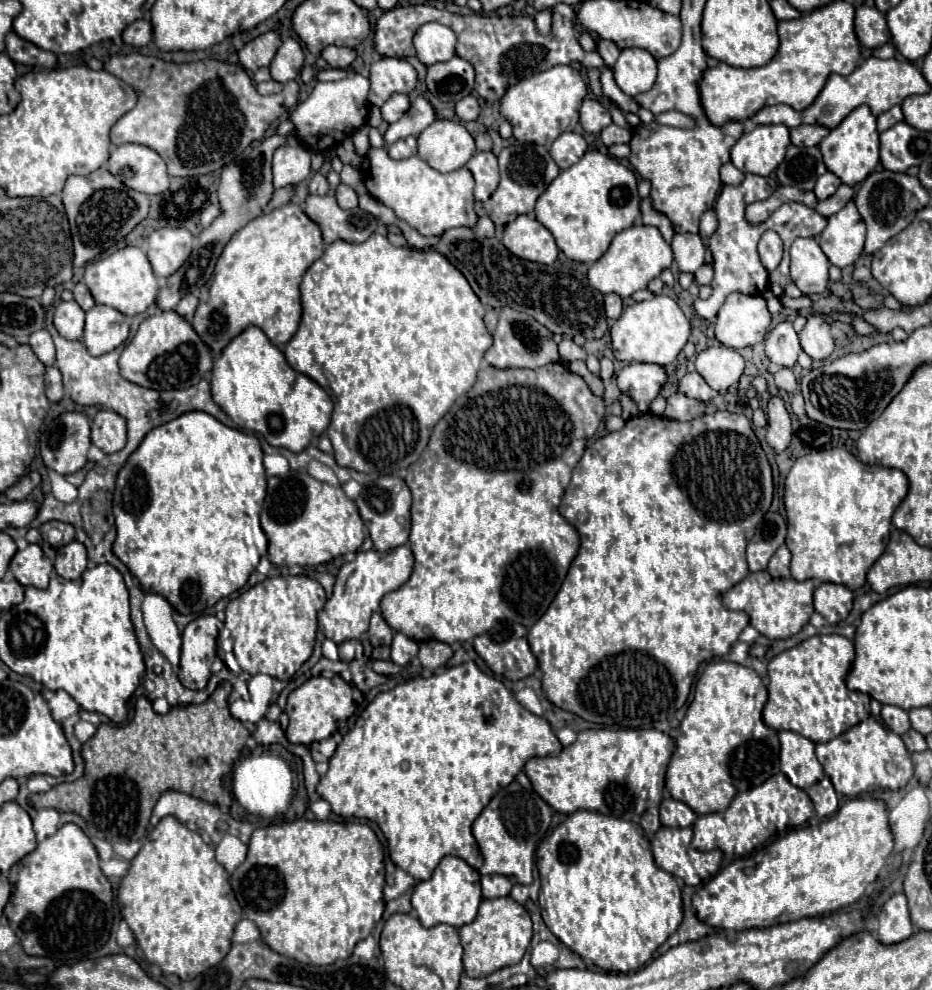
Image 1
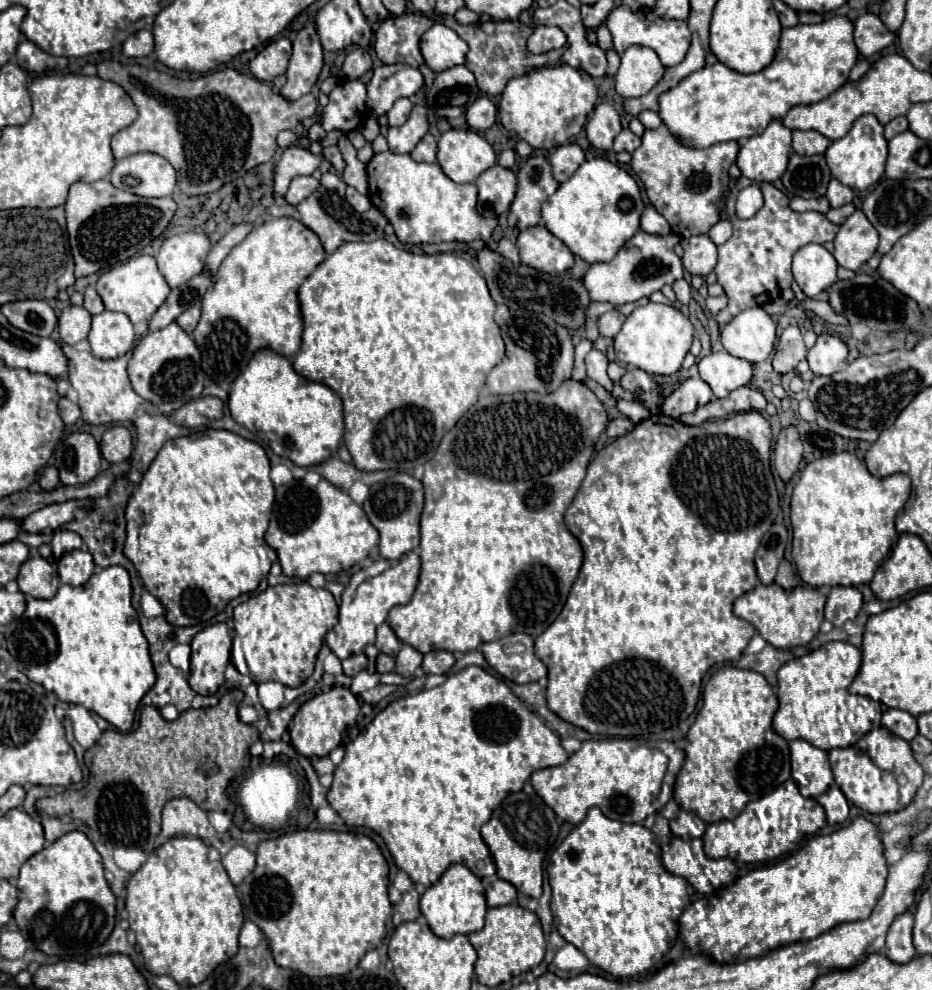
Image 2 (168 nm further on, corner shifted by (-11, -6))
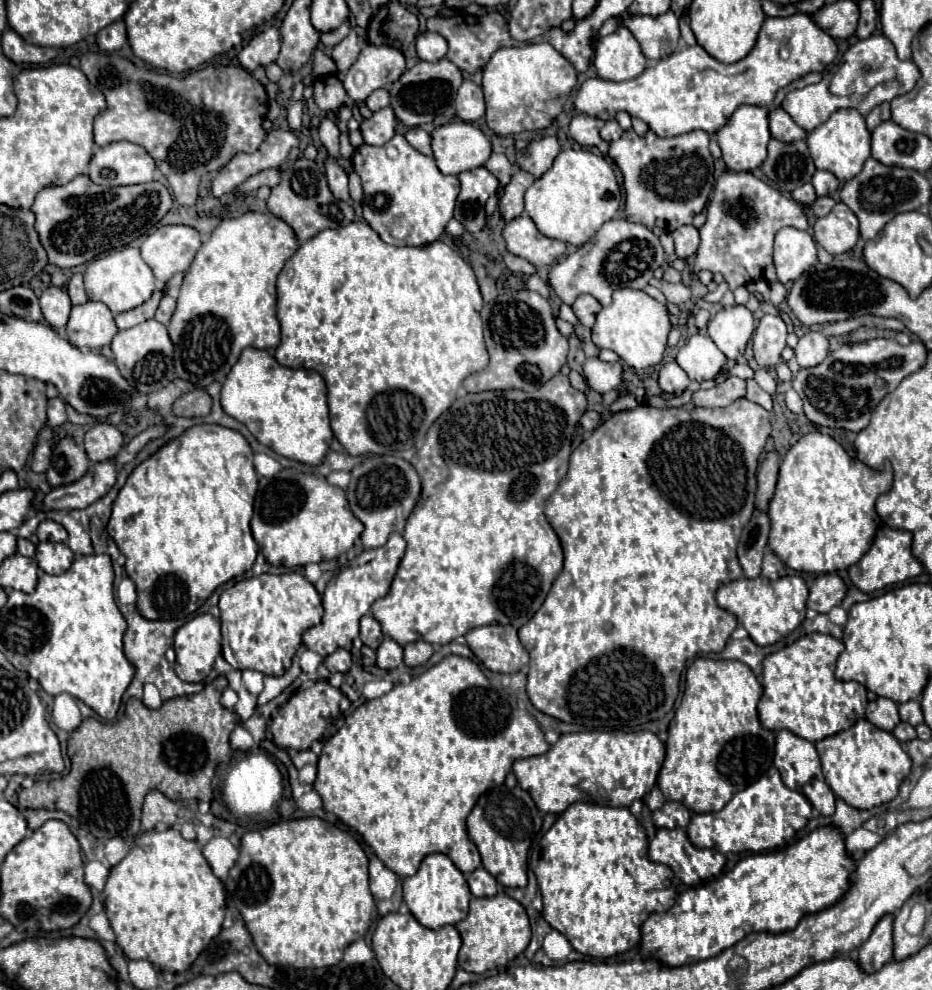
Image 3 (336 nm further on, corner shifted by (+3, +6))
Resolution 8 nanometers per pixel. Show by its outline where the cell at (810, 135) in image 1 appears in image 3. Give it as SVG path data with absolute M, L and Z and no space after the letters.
M781 107L769 111L769 131L779 141L797 141L805 139L805 129L801 129Z

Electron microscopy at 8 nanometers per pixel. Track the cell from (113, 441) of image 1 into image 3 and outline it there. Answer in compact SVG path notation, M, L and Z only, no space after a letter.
M99 423L85 433L85 451L93 463L115 457L123 447L123 435L109 423Z

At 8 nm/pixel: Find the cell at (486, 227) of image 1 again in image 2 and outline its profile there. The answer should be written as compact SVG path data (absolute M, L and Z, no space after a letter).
M501 239L499 243L497 243L497 251L503 255L503 257L507 257L507 259L511 259L511 261L519 261L519 255L517 255L517 247L509 241L509 239Z

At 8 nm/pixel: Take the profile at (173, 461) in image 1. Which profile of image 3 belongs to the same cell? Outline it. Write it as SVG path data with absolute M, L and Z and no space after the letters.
M195 425L195 427L187 429L181 437L177 437L171 443L167 443L165 447L161 447L153 457L149 457L147 461L139 463L133 469L133 473L129 475L125 487L119 491L119 495L117 495L115 503L113 503L113 513L111 513L111 519L107 523L107 531L115 539L119 551L127 559L125 571L127 571L129 579L137 587L137 611L145 619L149 619L149 621L159 621L159 619L187 619L187 617L191 617L209 599L209 595L219 585L227 583L229 579L245 573L252 567L259 553L259 547L254 540L250 527L257 489L258 478L257 473L255 473L255 467L253 467L253 451L251 451L249 443L245 441L245 437L239 431L233 431L233 429L227 429L227 427L221 427L221 425Z

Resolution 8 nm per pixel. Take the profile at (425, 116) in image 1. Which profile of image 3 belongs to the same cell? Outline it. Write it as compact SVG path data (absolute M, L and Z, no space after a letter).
M385 107L377 113L373 113L369 119L365 119L359 125L361 137L365 145L385 145L395 135L397 119L393 117L393 109Z

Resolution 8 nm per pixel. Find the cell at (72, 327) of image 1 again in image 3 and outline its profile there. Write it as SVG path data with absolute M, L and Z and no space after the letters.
M47 287L39 297L39 305L41 305L45 321L53 329L61 329L67 325L67 319L71 313L71 301L63 289Z

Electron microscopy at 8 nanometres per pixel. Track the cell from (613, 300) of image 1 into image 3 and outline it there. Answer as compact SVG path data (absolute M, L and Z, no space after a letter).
M581 295L573 301L571 309L573 309L573 313L577 315L577 319L583 327L593 327L595 315L601 311L601 305L599 305L597 299L593 299L589 295Z

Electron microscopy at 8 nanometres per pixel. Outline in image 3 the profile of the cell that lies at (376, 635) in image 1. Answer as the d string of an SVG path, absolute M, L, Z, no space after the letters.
M371 615L361 617L361 641L363 641L363 645L367 645L371 649L377 649L379 643L383 641L381 627Z

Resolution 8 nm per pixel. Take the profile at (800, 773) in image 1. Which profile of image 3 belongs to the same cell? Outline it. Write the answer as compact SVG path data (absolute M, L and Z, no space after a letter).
M785 729L777 733L773 763L789 789L799 789L807 781L823 777L815 745Z

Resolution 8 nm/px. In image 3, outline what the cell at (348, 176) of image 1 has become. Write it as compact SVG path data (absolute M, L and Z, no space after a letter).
M323 117L321 123L319 123L319 139L327 147L327 153L333 155L333 157L337 157L341 161L341 165L345 167L345 171L349 173L351 171L351 163L345 161L339 155L339 129L337 129L337 125L329 117Z

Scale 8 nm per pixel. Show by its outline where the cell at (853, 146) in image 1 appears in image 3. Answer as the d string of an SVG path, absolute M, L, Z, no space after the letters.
M839 109L807 135L807 145L817 169L831 171L839 181L849 181L861 171L865 159L871 155L871 133L867 131L865 119L859 111Z

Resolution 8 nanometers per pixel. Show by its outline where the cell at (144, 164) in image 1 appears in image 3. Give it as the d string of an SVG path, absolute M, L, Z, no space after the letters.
M117 141L95 149L87 175L97 185L119 187L153 181L155 169L155 161L141 145Z

